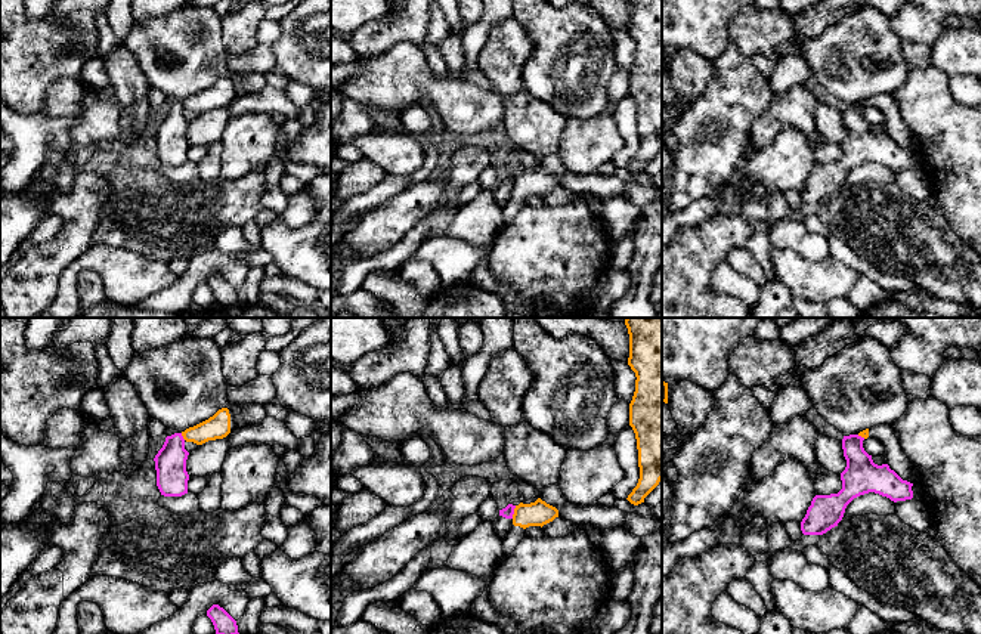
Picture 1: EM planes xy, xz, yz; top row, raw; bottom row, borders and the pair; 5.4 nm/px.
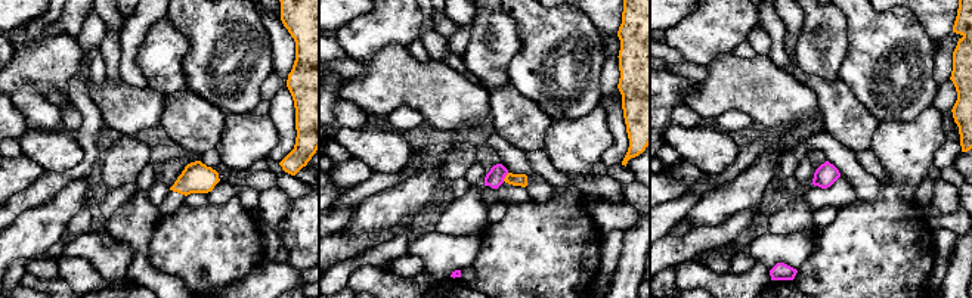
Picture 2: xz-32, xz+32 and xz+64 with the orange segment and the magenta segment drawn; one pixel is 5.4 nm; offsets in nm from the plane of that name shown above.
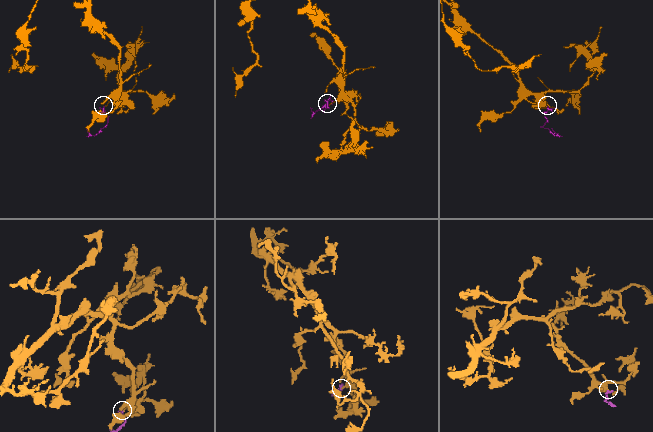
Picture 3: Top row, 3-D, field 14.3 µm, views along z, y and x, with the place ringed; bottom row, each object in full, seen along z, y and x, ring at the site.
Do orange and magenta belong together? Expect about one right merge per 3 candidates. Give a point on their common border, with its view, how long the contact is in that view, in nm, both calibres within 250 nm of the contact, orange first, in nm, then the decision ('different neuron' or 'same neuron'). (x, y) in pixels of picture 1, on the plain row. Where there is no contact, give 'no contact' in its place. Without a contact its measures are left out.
xz (514, 181) | 80 nm | 140/60 nm | different neuron

